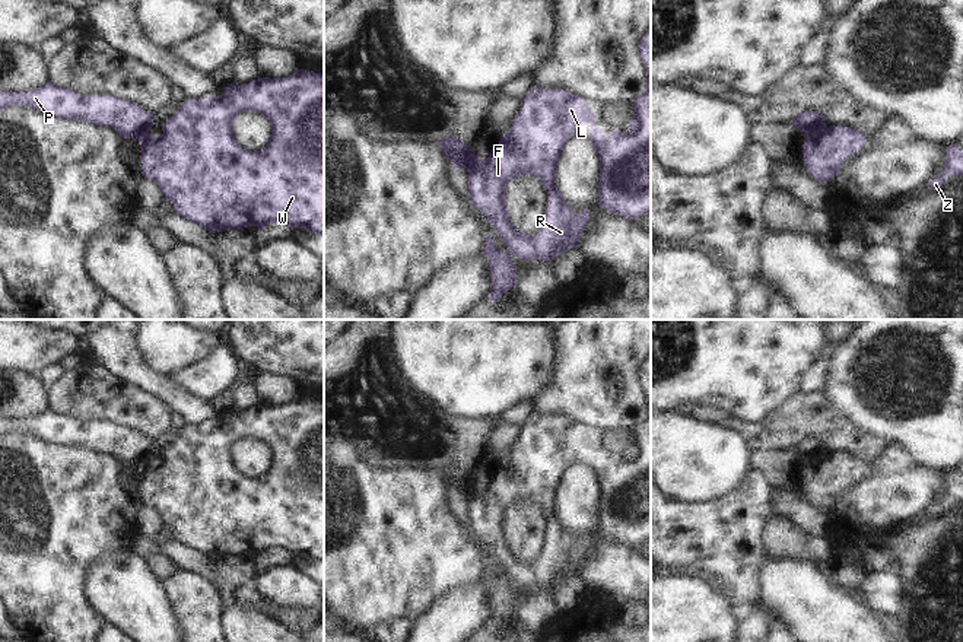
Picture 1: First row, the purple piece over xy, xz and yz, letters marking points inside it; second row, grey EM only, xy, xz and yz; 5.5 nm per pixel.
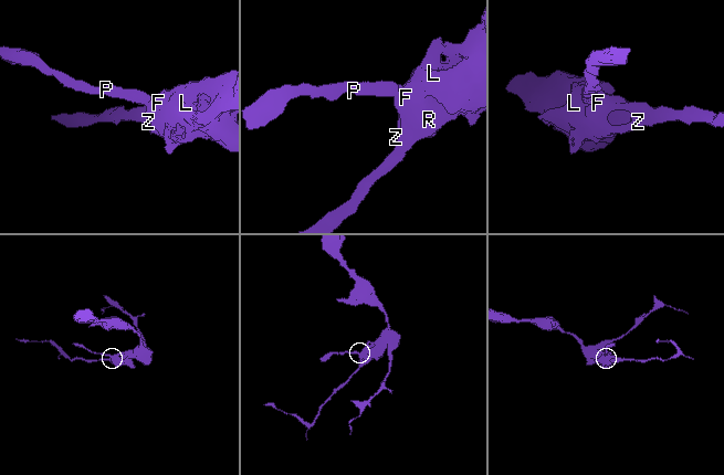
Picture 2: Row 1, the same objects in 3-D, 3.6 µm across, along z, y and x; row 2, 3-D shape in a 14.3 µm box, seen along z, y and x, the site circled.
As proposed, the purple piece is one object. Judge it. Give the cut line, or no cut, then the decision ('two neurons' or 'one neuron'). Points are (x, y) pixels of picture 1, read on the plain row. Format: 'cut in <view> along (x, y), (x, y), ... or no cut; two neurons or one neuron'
cut in xz along (473, 477), (464, 495); two neurons

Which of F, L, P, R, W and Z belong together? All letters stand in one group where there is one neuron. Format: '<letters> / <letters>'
F L R W Z / P

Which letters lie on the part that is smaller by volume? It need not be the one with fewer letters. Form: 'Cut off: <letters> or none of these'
Cut off: P

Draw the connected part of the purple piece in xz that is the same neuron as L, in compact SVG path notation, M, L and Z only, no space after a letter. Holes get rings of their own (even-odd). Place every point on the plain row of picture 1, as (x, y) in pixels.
M651 355L639 369L639 381L646 395L645 420L636 425L630 455L626 460L613 457L607 464L606 458L597 454L594 436L585 432L585 426L562 416L531 416L522 426L522 435L517 442L512 455L500 463L498 471L492 474L486 486L480 486L473 477L467 489L468 515L471 531L477 533L487 549L498 557L509 579L502 581L492 563L486 560L484 581L490 594L493 619L489 626L499 630L500 623L517 614L517 592L511 584L519 587L553 588L554 584L566 576L576 575L584 563L589 540L587 537L575 540L556 514L556 499L562 479L568 473L568 464L584 464L584 454L588 451L592 458L588 465L594 470L600 484L600 514L597 527L601 535L629 547L638 547L642 541L651 543ZM534 502L541 506L549 518L547 544L543 556L535 563L519 559L508 540L505 522L508 511L515 503Z

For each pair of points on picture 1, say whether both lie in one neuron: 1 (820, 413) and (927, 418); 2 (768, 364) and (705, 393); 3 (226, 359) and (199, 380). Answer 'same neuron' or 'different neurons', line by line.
1: different neurons
2: same neuron
3: same neuron

